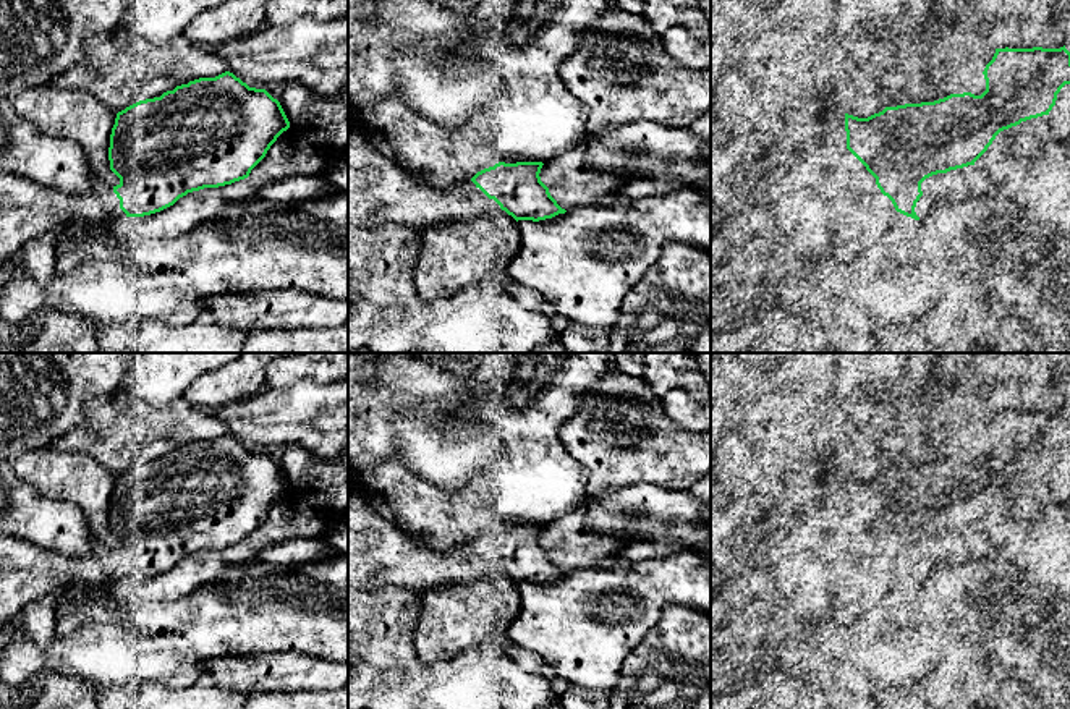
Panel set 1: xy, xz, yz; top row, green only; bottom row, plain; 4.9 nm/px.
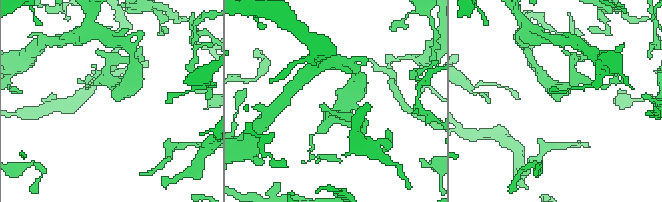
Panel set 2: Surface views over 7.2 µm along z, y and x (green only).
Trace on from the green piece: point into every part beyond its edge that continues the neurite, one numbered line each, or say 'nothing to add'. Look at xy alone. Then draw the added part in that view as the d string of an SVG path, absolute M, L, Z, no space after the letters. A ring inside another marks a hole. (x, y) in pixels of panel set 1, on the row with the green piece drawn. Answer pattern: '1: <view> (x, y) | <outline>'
1: xy (28, 209) | M0 173L0 272L29 240L49 236L71 219L113 228L126 214L113 186L92 175L87 193L71 194Z

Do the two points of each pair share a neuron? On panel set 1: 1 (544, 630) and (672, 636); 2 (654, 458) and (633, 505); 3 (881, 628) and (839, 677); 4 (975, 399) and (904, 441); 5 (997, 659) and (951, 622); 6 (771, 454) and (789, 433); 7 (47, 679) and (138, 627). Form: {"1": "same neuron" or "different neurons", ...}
{"1": "different neurons", "2": "different neurons", "3": "different neurons", "4": "same neuron", "5": "same neuron", "6": "same neuron", "7": "different neurons"}

